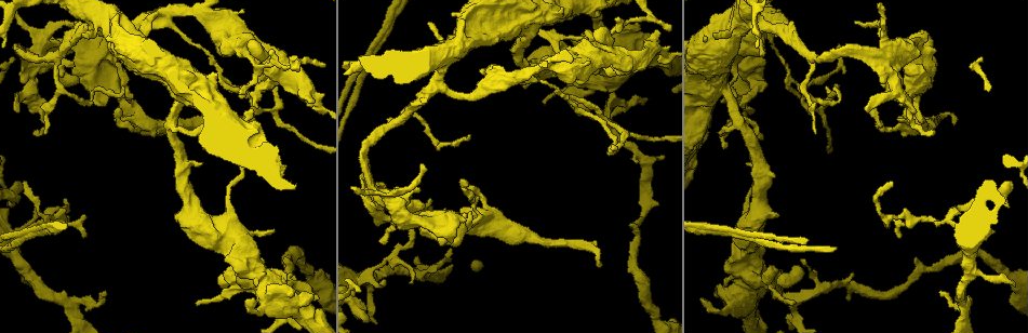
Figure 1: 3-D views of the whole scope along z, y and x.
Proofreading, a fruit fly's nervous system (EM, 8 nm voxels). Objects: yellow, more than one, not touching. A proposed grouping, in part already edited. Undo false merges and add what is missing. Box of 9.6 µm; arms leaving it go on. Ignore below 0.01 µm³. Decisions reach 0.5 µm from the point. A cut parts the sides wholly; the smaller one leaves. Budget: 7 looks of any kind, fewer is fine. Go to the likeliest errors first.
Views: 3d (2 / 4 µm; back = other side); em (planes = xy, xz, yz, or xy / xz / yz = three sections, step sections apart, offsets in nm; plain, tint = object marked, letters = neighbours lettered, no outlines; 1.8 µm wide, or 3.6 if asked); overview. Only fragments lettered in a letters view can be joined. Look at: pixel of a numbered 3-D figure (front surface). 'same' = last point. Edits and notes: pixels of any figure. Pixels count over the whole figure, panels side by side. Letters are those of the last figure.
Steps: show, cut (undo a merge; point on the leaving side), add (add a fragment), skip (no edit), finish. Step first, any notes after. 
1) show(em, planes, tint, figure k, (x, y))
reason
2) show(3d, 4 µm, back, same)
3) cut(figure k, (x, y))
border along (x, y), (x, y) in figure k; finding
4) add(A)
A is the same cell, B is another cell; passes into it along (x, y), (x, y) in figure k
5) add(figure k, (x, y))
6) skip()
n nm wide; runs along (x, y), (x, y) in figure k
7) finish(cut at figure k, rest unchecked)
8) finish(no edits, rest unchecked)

show(em, planes, letters, figure 1, (941, 292))
free end

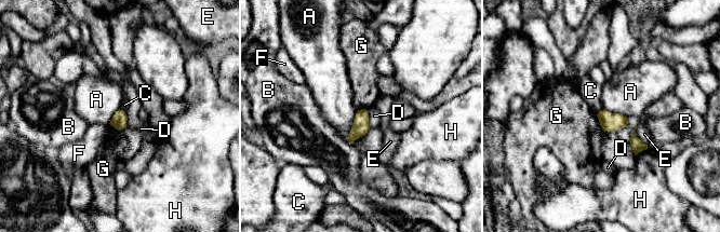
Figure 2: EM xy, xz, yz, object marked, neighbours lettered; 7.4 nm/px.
skip()
A, B, C, D, E, F, G and H are other cells; none of them fits

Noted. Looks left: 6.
show(3d, 4 µm, figure 1, (760, 282))
two arms at a narrow angle

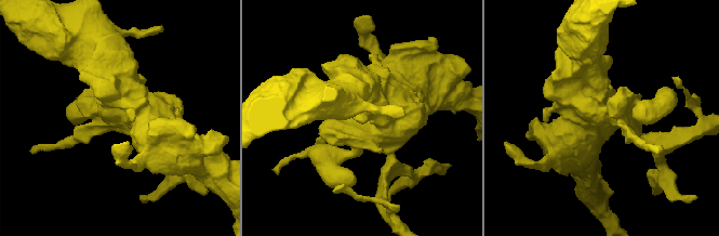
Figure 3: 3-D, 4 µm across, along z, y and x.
show(em, xz, step 8, letters, figure 3, (605, 110))
shape alone is not enough

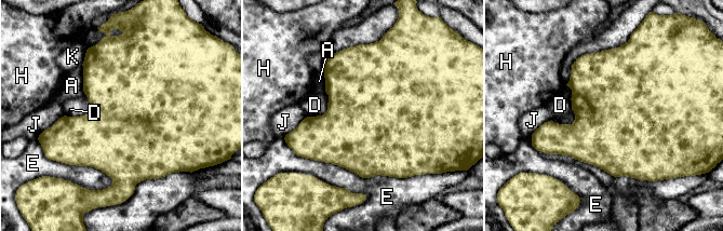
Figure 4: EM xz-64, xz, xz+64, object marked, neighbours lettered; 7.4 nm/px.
skip()
A, D, E, H, J and K are other cells; border along (84, 93), (90, 110), (65, 116) in figure 4; all the same neuron

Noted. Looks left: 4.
show(em, yz, step 8, tint, figure 1, (25, 237))
three-way junction

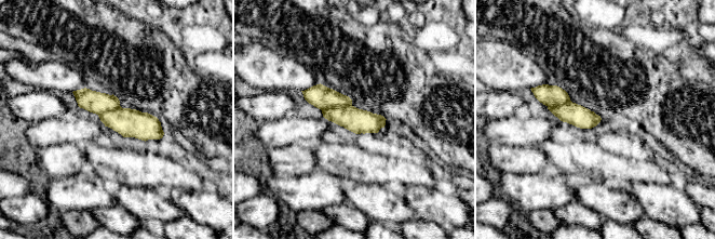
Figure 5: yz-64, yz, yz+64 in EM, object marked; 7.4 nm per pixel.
show(em, planes, letters, same)

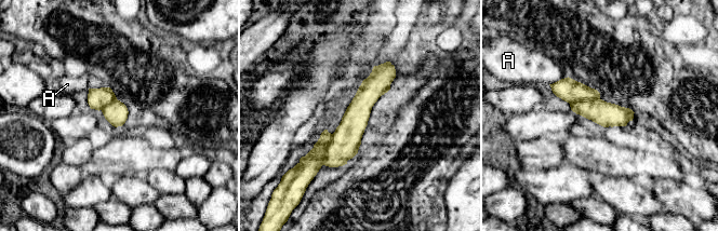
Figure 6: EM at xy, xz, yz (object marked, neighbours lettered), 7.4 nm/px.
cut(figure 6, (303, 173))
A is another cell; border along (333, 134), (321, 164) in figure 6; a second neuron is stuck on

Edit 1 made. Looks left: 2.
finish(cut at figure 6, rest unchecked)

